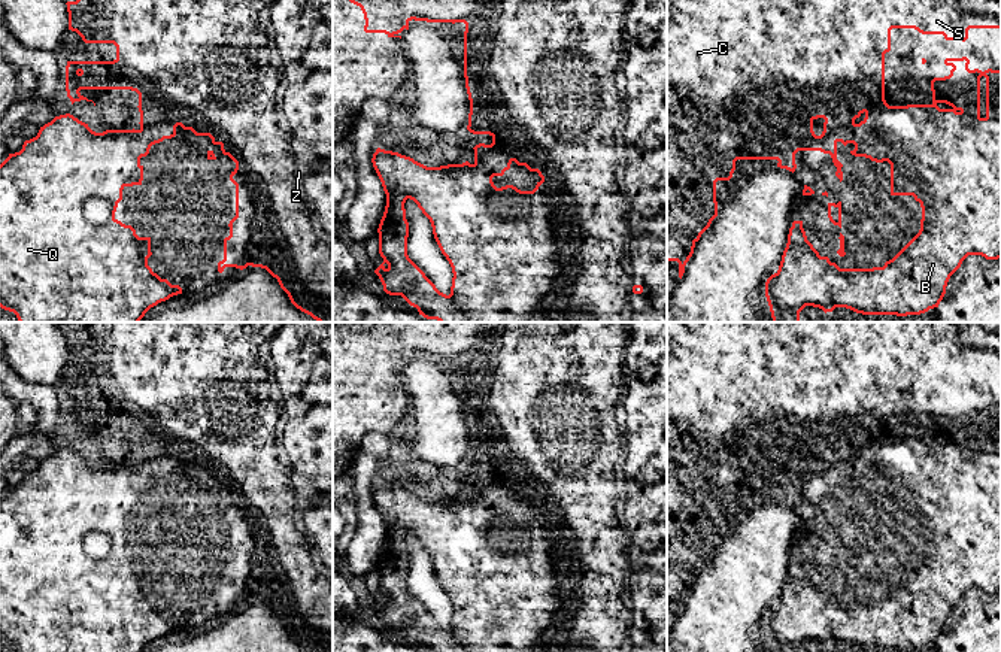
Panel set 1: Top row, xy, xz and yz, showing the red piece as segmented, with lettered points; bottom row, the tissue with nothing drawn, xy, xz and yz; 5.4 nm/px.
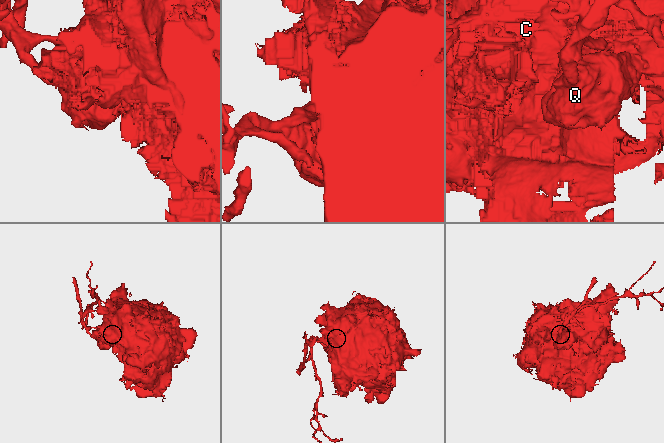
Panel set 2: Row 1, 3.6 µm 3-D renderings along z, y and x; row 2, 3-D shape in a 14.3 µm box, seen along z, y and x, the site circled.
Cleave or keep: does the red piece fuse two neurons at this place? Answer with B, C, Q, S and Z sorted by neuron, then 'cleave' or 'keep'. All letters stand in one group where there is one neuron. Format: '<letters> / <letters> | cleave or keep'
B Q / C S Z | cleave

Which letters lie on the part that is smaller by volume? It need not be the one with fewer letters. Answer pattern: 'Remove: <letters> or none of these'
Remove: B, Q

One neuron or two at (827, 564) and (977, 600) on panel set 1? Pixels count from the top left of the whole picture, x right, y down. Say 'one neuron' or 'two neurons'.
two neurons

